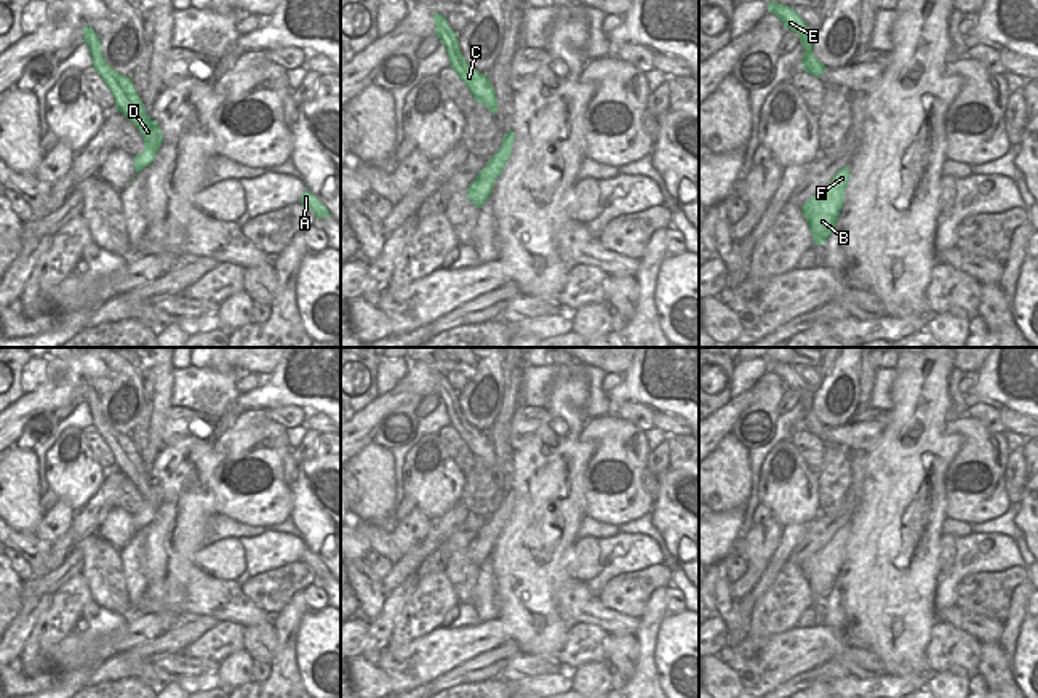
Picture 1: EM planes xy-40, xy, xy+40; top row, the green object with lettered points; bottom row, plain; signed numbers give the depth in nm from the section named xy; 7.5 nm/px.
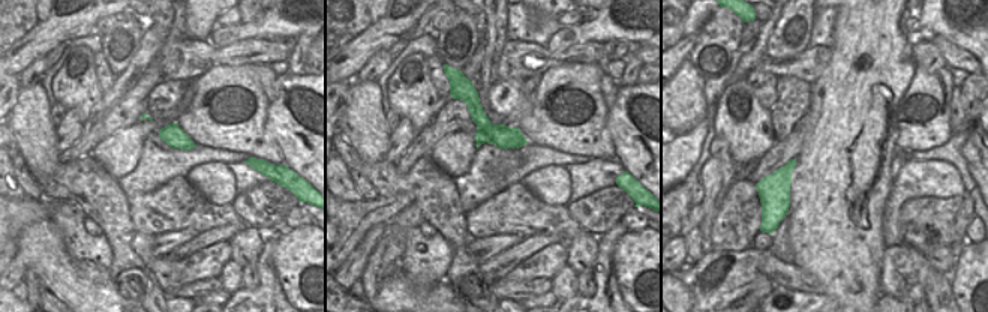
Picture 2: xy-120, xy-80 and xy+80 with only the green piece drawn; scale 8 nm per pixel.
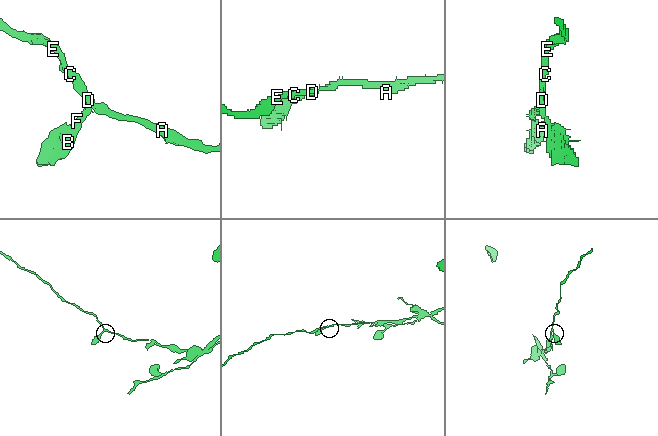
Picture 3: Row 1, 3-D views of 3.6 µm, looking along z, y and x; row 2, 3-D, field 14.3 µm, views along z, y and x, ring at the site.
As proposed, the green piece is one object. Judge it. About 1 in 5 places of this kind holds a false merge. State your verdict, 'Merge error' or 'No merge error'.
No merge error.

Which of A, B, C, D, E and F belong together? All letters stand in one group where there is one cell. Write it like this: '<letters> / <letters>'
A B C D E F

